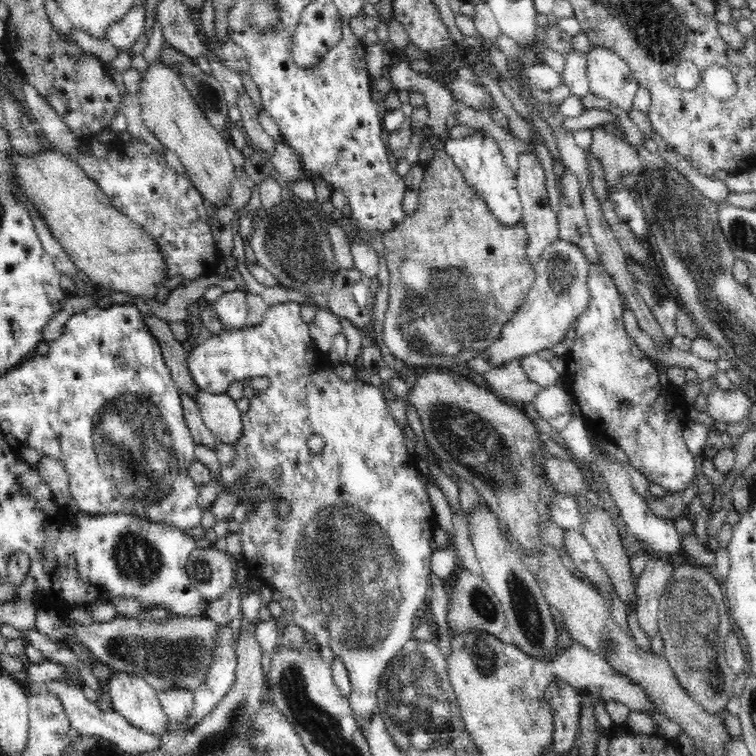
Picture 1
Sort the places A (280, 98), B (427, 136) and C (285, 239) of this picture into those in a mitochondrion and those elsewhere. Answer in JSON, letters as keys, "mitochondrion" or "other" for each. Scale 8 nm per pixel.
{"A":"other","B":"other","C":"mitochondrion"}

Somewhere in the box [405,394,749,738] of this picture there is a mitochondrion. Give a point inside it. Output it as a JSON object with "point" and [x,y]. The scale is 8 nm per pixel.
{"point":[694,623]}

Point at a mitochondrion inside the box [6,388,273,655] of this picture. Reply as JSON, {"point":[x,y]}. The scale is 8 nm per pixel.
{"point":[136,452]}

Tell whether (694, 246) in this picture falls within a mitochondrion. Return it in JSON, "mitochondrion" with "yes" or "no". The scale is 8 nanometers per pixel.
{"mitochondrion":"yes"}

